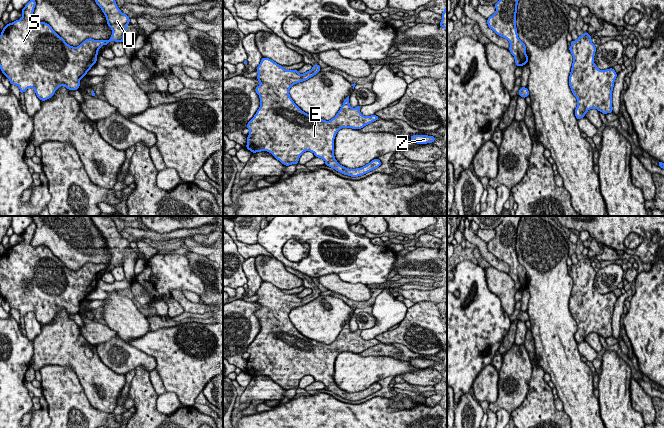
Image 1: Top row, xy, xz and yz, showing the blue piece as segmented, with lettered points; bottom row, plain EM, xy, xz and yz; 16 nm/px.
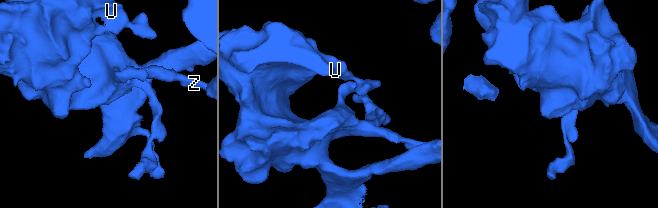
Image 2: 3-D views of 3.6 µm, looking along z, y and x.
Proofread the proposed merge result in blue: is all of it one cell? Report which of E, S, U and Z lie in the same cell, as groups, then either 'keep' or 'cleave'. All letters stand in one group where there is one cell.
E S U Z | keep

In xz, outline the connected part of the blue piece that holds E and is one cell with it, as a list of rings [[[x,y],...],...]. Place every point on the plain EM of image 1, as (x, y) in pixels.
[[[263,281],[256,295],[259,297],[256,302],[260,306],[260,309],[255,312],[256,317],[260,322],[260,331],[257,334],[254,341],[248,346],[246,352],[250,354],[249,359],[247,360],[247,369],[246,372],[250,374],[252,377],[267,375],[271,377],[277,384],[279,384],[285,390],[289,390],[292,388],[298,388],[300,380],[306,376],[313,376],[315,381],[321,382],[325,385],[325,389],[329,390],[336,395],[348,399],[351,401],[362,400],[378,391],[381,390],[381,385],[379,383],[374,383],[370,387],[366,388],[361,392],[349,393],[342,389],[340,389],[334,380],[334,363],[337,356],[341,352],[352,352],[352,353],[362,353],[364,350],[375,346],[379,343],[377,339],[371,340],[363,340],[360,336],[361,331],[358,329],[355,332],[352,332],[349,327],[350,319],[346,321],[341,330],[340,334],[336,338],[334,342],[329,345],[323,344],[321,342],[317,342],[315,340],[309,339],[302,335],[292,324],[289,318],[289,313],[297,307],[308,304],[309,302],[316,299],[320,296],[321,291],[316,288],[312,291],[311,294],[300,298],[298,294],[285,294],[281,289],[277,288],[270,282]]]

